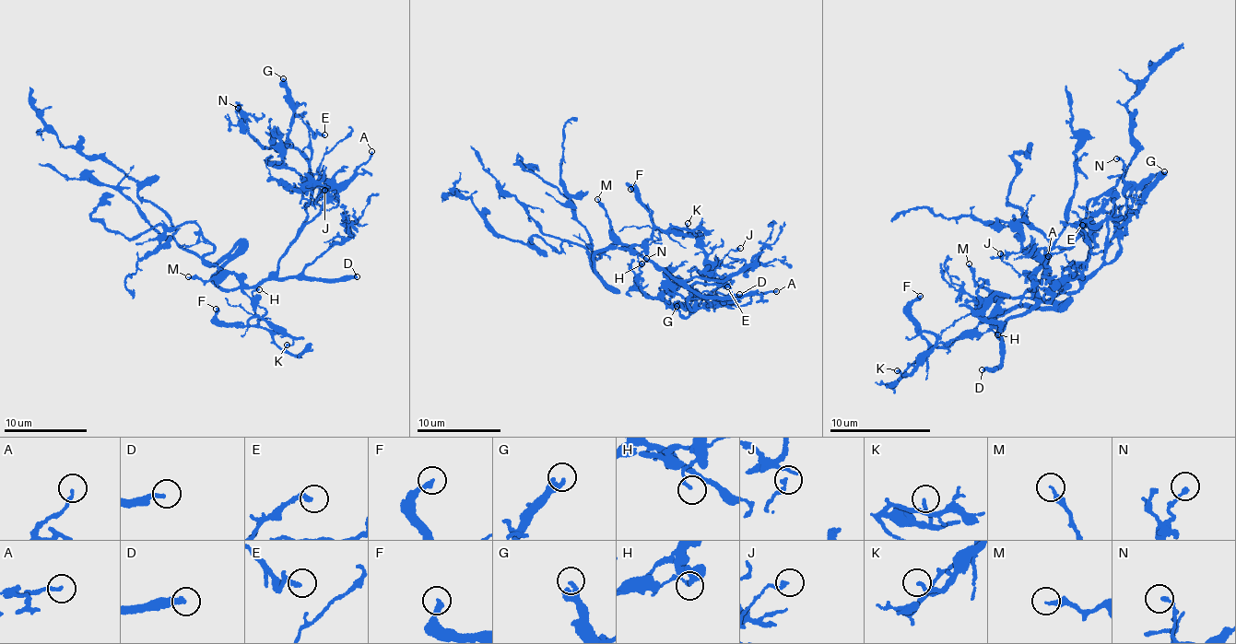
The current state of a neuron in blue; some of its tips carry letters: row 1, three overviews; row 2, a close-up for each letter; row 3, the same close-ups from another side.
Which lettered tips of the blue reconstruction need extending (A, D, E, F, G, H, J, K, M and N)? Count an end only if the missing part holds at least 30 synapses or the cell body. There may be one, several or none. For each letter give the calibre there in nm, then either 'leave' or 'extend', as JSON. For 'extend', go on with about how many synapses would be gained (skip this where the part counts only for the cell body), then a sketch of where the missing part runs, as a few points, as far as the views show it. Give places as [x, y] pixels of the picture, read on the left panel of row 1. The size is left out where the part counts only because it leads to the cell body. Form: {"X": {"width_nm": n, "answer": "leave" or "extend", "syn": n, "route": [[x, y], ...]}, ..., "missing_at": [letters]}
{"A": {"width_nm": 150, "answer": "leave"}, "D": {"width_nm": 240, "answer": "extend", "syn": 250}, "E": {"width_nm": 240, "answer": "leave"}, "F": {"width_nm": 260, "answer": "leave"}, "G": {"width_nm": 190, "answer": "leave"}, "H": {"width_nm": 150, "answer": "leave"}, "J": {"width_nm": 180, "answer": "leave"}, "K": {"width_nm": 150, "answer": "leave"}, "M": {"width_nm": 240, "answer": "leave"}, "N": {"width_nm": 170, "answer": "leave"}, "missing_at": ["D"]}

